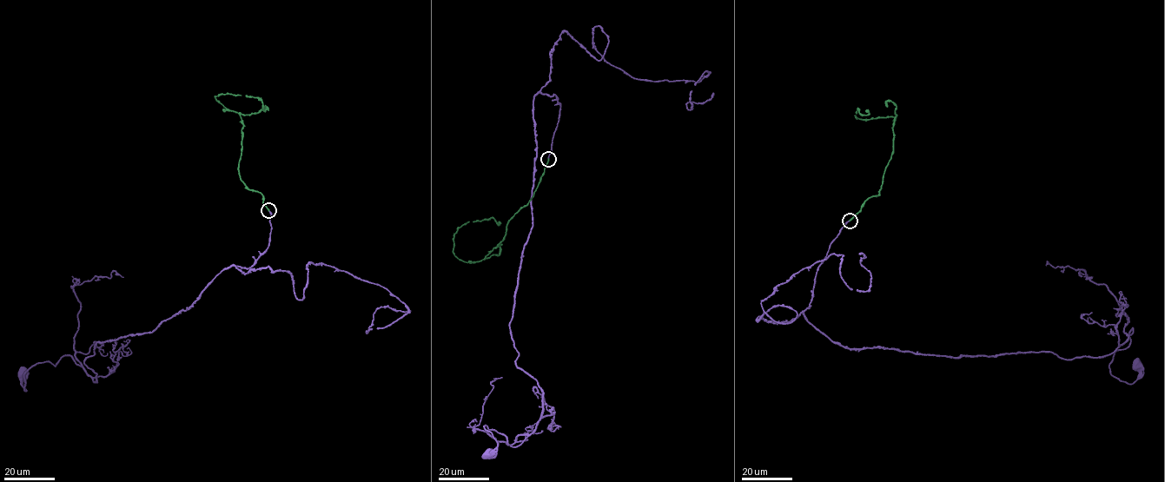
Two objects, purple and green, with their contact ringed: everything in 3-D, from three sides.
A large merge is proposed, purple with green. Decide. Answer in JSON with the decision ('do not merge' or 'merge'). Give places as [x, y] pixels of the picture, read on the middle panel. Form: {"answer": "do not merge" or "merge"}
{"answer": "merge"}

